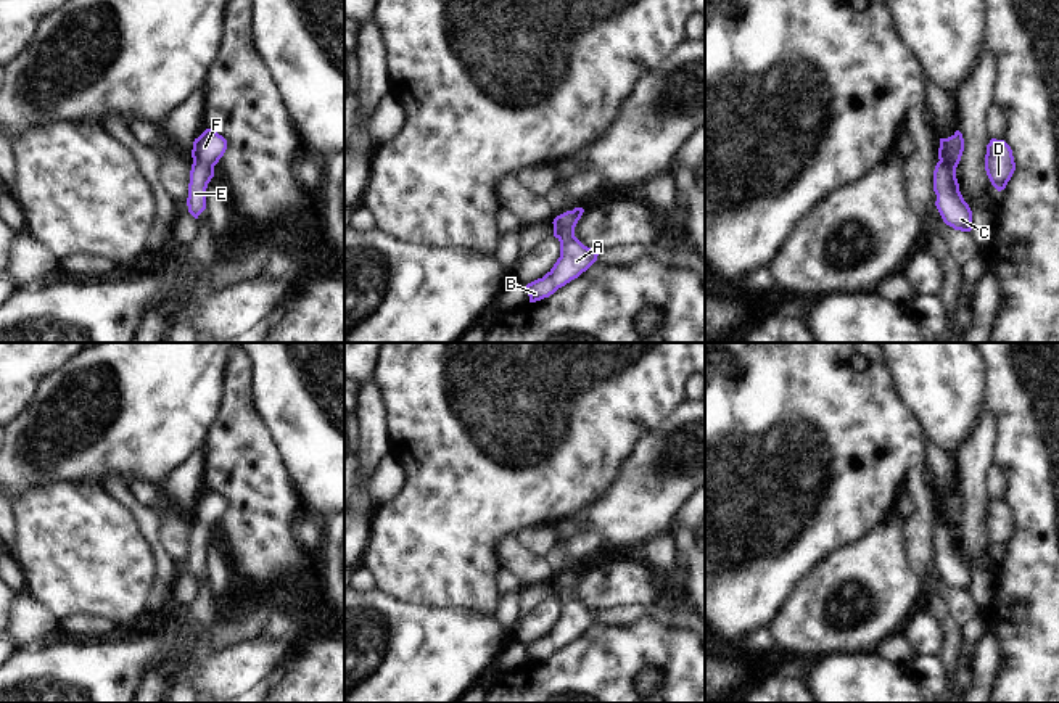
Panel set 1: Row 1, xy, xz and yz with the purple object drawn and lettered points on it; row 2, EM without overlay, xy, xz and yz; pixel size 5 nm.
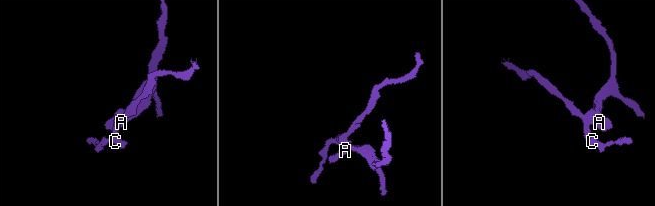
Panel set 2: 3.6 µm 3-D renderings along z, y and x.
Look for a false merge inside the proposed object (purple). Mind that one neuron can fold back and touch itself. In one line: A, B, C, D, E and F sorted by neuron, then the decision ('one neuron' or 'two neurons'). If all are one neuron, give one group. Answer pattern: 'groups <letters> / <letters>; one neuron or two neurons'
groups A B C D E F; one neuron

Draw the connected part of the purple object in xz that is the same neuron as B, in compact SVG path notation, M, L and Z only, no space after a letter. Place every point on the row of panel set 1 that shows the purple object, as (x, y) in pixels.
M575 208L554 219L554 236L560 241L560 257L542 278L526 285L530 302L549 298L597 261L599 251L584 246L575 236L575 227L583 212L583 208Z

